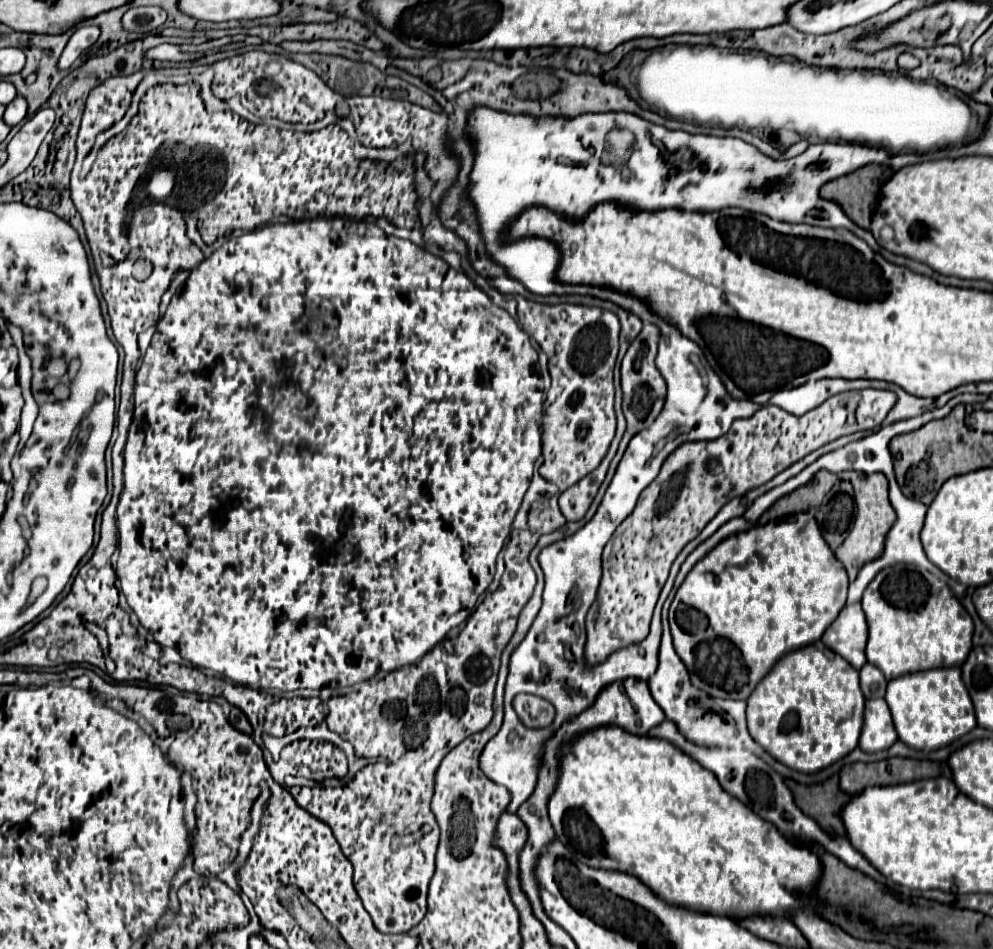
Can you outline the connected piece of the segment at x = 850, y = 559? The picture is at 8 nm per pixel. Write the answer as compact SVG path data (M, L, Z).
M840 472L838 476L842 480L844 480L844 476L850 478L852 484L854 484L854 492L856 492L854 494L854 500L856 500L856 520L854 520L854 526L852 526L848 538L836 550L836 556L844 564L850 582L854 582L858 570L866 562L870 562L870 560L874 560L874 558L878 558L882 554L884 538L886 538L888 530L892 528L892 524L896 520L896 512L894 512L894 508L892 508L892 504L888 500L888 480L886 480L884 474L870 474L870 476L866 476L866 474L858 474L858 472Z

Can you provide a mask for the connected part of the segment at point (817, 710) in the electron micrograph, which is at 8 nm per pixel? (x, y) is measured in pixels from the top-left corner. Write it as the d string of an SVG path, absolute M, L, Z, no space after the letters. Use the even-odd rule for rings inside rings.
M820 640L782 656L780 662L774 664L772 670L766 674L766 678L758 682L754 694L750 694L750 698L746 700L750 736L778 762L806 774L818 772L834 764L858 746L862 730L862 712L864 698L858 686L858 670L854 670L842 656L826 648Z

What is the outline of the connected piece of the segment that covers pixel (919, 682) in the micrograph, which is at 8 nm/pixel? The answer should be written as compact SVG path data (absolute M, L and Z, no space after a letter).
M956 666L894 678L888 682L884 700L890 706L898 738L916 750L938 750L976 726L974 708Z

